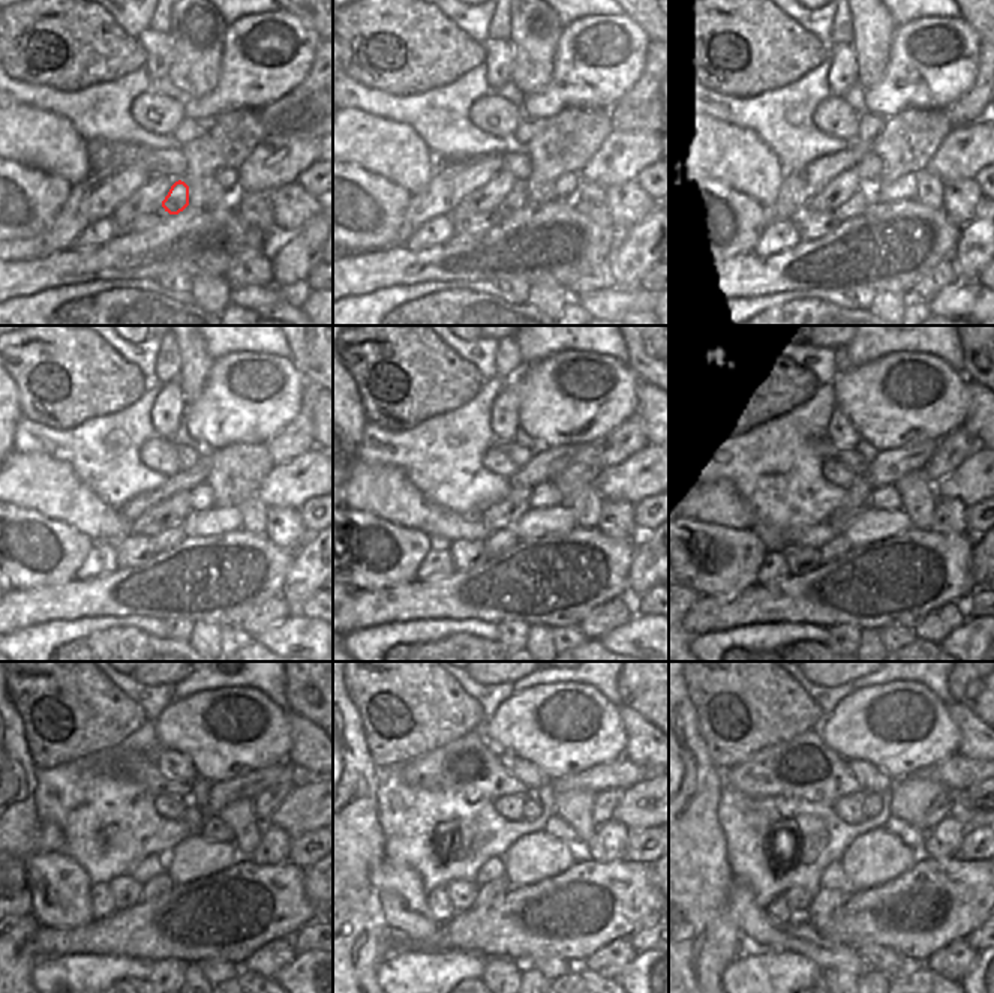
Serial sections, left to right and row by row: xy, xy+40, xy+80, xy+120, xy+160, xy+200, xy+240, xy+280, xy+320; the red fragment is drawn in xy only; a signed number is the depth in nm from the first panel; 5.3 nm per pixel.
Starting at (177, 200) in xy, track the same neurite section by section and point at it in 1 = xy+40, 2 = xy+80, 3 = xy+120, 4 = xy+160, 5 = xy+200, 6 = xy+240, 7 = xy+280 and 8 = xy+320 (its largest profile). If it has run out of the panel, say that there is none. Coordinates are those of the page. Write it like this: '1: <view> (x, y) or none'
1: xy+40 (517, 198)
2: xy+80 (867, 192)
3: xy+120 (168, 539)
4: xy+160 (498, 542)
5: xy+200 (838, 545)
6: xy+240 (161, 884)
7: xy+280 (491, 893)
8: xy+320 (826, 902)

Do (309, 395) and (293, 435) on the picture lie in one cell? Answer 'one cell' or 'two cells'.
one cell

